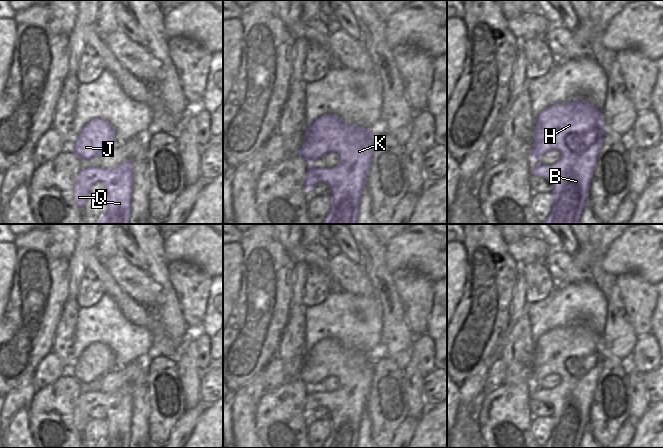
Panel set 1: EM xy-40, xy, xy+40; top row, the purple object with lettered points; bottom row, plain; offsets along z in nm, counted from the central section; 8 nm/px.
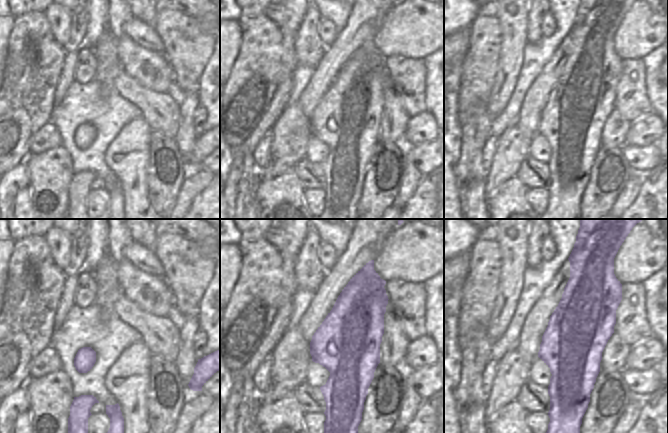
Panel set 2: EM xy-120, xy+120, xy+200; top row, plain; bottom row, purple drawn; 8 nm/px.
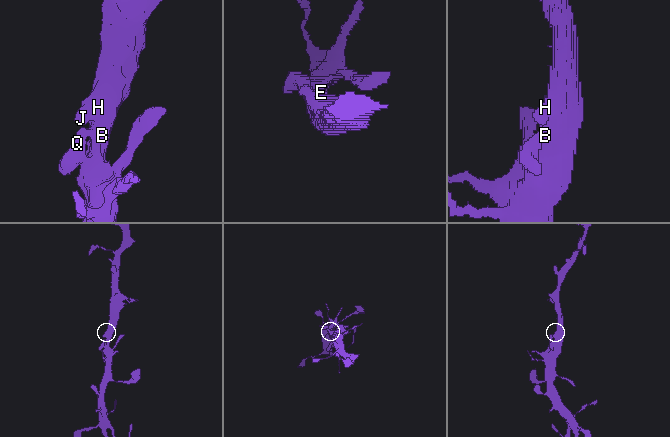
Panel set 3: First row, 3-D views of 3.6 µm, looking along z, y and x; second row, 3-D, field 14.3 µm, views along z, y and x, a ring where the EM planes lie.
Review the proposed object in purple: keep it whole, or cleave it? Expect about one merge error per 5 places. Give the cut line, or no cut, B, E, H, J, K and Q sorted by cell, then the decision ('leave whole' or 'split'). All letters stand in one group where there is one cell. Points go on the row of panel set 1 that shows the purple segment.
no cut | B E H J K Q | leave whole

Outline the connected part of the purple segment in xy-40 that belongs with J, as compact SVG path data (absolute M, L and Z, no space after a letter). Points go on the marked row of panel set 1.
M94 118L79 133L73 151L88 160L115 146L115 129L102 118Z

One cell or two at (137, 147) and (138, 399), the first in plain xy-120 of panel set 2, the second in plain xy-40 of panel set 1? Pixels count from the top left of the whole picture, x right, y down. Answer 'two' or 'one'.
one

